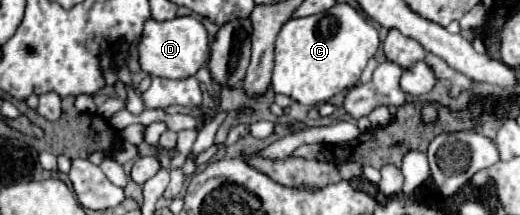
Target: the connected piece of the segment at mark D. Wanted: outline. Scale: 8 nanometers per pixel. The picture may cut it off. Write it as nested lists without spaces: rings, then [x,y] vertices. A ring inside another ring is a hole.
[[[194,16],[172,18],[166,22],[148,20],[144,24],[138,52],[140,52],[140,66],[146,74],[162,78],[190,78],[198,72],[198,68],[208,64],[210,58],[208,32],[202,26],[202,22],[196,20]]]

